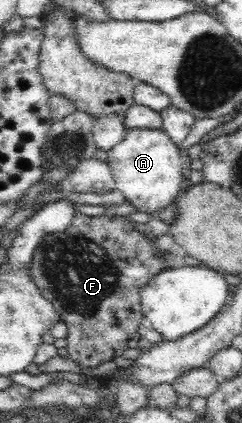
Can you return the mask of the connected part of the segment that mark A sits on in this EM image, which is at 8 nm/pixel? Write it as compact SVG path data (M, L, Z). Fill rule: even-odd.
M126 128L123 138L108 150L116 188L139 212L151 214L177 200L184 179L179 150L163 128Z

